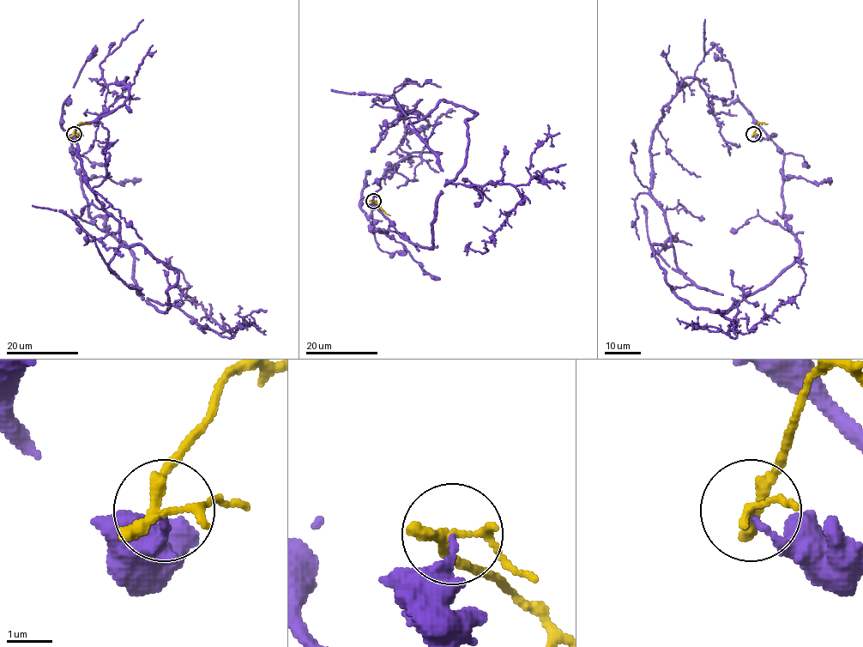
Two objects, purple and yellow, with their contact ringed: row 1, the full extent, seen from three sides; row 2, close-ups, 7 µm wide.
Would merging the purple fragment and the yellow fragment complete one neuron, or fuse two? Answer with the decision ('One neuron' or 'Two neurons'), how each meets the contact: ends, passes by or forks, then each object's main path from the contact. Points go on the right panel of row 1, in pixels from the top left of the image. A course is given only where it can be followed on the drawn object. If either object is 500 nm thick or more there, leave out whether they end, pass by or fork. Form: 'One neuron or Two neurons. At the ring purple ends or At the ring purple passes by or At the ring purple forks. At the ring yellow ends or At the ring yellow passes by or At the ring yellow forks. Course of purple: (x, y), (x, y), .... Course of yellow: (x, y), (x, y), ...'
Two neurons. At the ring purple ends. At the ring yellow passes by. Course of purple: (753, 135), (783, 155), (799, 255), (693, 308), (652, 247), (671, 243), (653, 131), (694, 78), (739, 143). Course of yellow: (753, 135), (758, 123), (768, 123)

